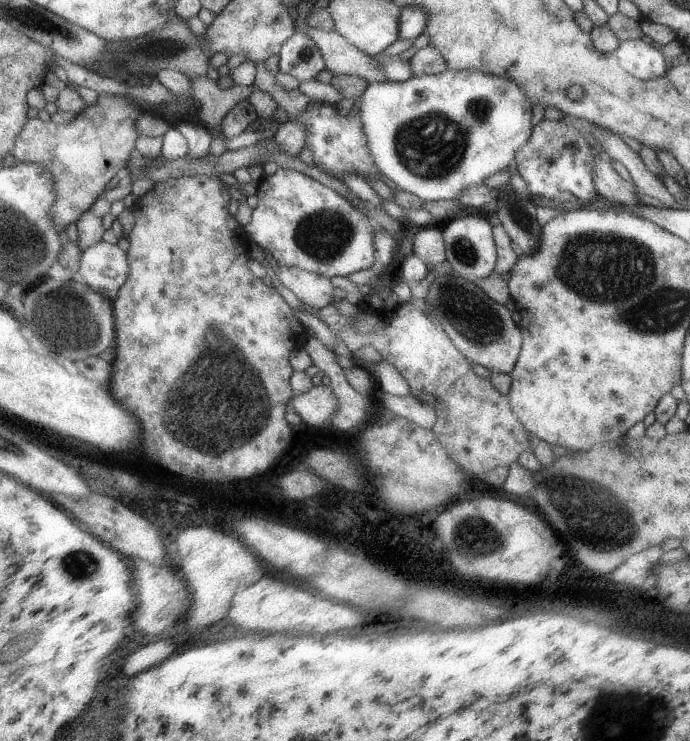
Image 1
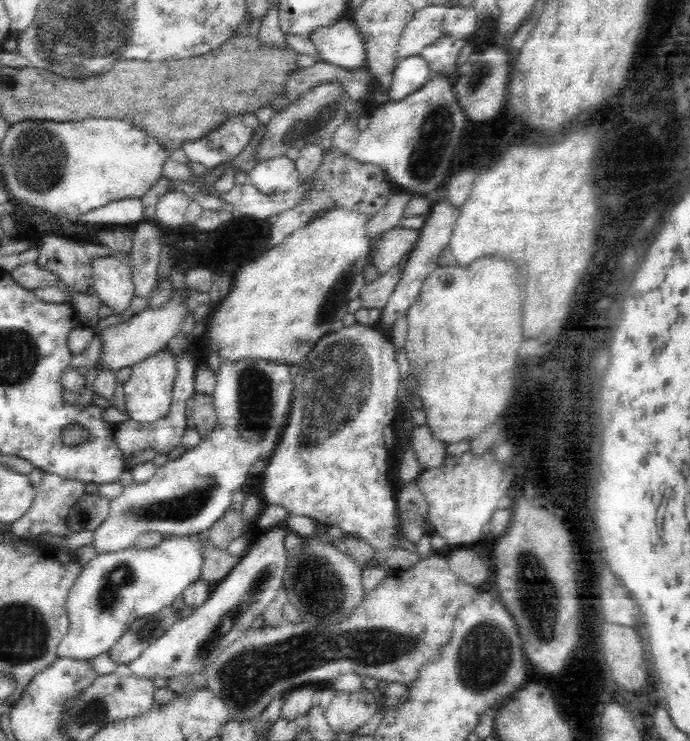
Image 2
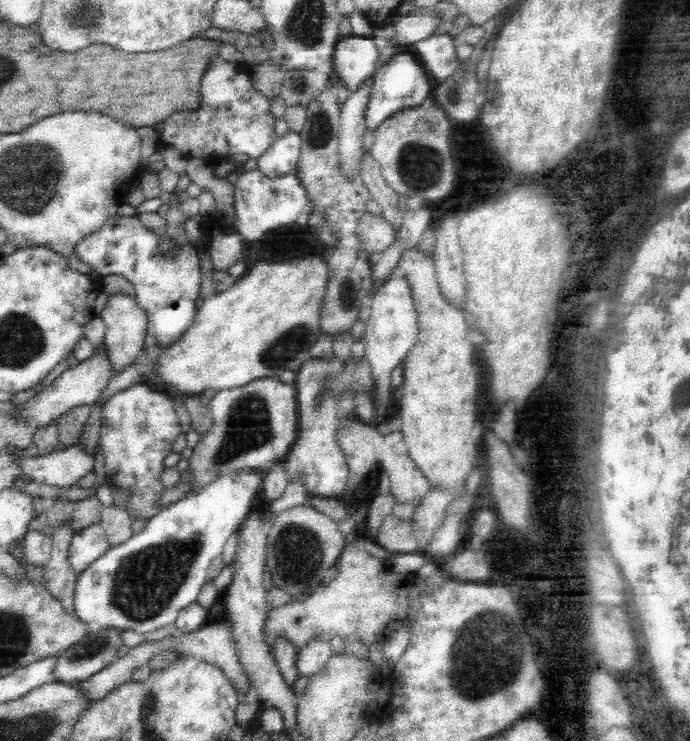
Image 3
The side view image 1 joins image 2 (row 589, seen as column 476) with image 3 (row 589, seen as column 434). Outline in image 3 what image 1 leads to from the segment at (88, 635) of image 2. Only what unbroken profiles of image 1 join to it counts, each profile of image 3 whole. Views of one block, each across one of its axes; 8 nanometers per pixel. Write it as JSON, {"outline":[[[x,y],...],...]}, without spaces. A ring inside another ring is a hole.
{"outline":[[[242,468],[242,470],[238,470],[238,472],[230,472],[230,474],[218,476],[214,482],[200,487],[193,493],[188,494],[185,499],[171,503],[167,508],[158,512],[158,514],[151,516],[147,520],[142,531],[132,535],[132,538],[129,538],[126,542],[110,546],[109,550],[104,555],[101,555],[100,558],[94,560],[92,564],[88,565],[88,568],[85,568],[77,576],[73,594],[73,609],[75,610],[75,616],[92,628],[105,628],[106,626],[110,626],[110,628],[117,629],[132,629],[139,633],[157,630],[161,626],[175,622],[178,613],[186,605],[191,605],[193,602],[197,601],[202,586],[207,583],[207,570],[210,568],[211,562],[222,554],[228,537],[238,530],[239,526],[246,520],[246,517],[248,517],[248,514],[251,513],[253,507],[252,500],[254,499],[254,496],[258,496],[258,490],[260,490],[264,474],[265,470],[262,468]]]}

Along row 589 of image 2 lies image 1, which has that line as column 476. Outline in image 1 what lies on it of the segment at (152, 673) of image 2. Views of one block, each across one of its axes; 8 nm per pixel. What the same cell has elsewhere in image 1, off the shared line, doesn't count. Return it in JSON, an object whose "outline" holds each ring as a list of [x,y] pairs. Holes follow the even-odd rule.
{"outline":[[[469,211],[466,214],[450,219],[441,225],[446,243],[446,260],[452,270],[467,281],[486,278],[496,268],[497,250],[493,238],[493,226],[490,225],[483,211]]]}

